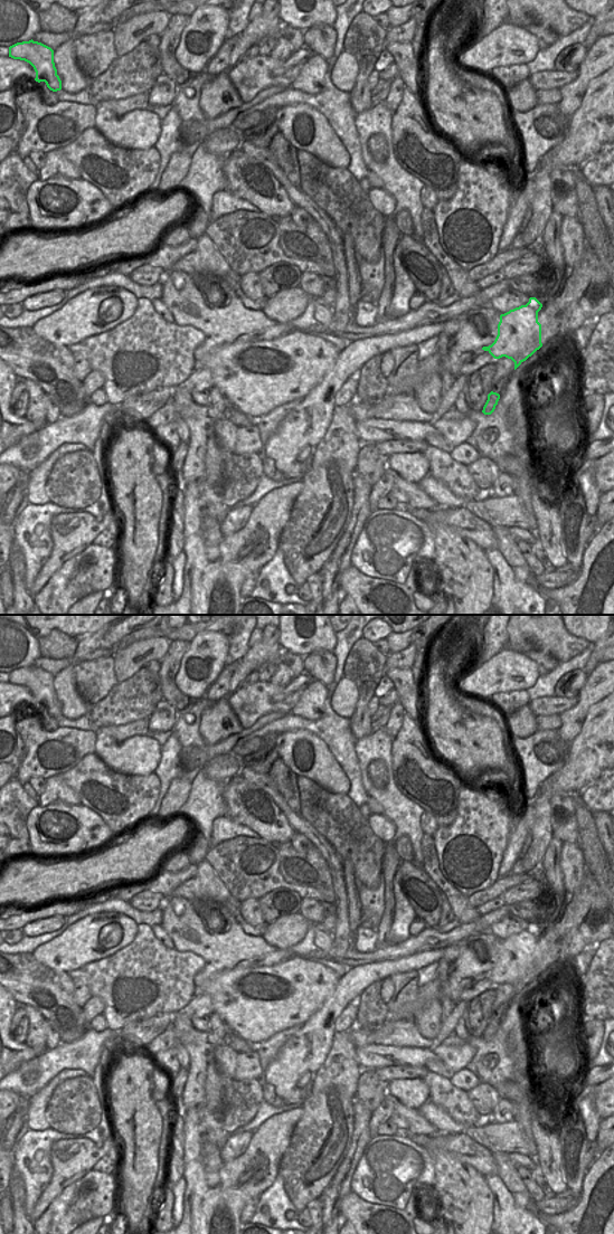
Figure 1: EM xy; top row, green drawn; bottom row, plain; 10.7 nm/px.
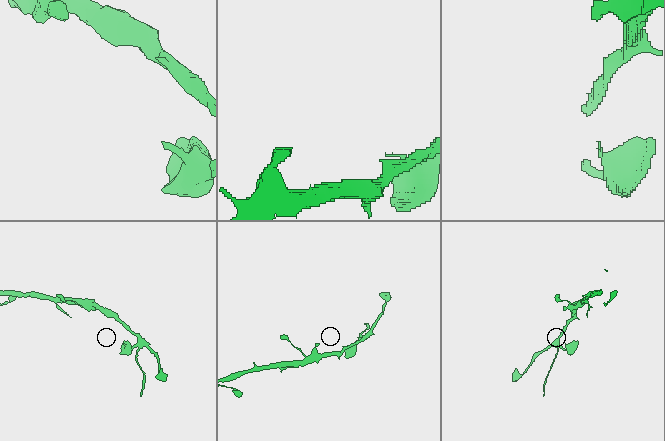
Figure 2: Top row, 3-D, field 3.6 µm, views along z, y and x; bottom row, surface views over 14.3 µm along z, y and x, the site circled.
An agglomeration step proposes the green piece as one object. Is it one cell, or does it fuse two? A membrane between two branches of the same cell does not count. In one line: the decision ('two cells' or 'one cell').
two cells

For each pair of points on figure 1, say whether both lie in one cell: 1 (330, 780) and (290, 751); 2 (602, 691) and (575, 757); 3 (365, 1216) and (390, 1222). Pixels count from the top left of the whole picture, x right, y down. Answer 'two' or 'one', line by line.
1: one
2: one
3: one

